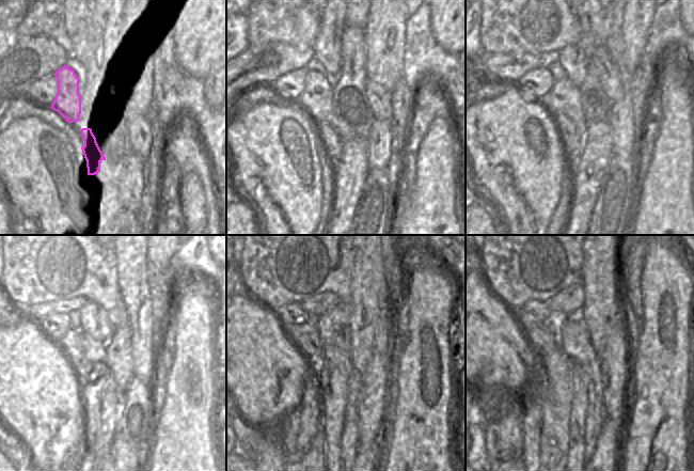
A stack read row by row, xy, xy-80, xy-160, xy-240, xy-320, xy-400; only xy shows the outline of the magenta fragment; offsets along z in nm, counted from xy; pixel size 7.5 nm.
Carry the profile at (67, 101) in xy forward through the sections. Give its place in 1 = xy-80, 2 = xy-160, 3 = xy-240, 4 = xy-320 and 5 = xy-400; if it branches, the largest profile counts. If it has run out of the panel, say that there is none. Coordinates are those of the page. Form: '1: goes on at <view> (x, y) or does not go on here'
1: goes on at xy-80 (316, 99)
2: goes on at xy-160 (563, 101)
3: goes on at xy-240 (93, 371)
4: goes on at xy-320 (333, 370)
5: goes on at xy-400 (580, 380)

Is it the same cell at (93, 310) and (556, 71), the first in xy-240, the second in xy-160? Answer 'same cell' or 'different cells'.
different cells

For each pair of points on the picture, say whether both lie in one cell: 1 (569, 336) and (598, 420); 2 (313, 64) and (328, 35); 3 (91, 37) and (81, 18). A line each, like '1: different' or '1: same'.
1: same
2: different
3: different

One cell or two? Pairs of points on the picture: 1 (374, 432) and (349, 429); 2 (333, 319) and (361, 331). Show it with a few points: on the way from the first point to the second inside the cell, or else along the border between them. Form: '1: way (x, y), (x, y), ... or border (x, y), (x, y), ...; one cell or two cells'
1: border (356, 406), (356, 425), (359, 443); two cells
2: border (348, 317), (350, 352); two cells

